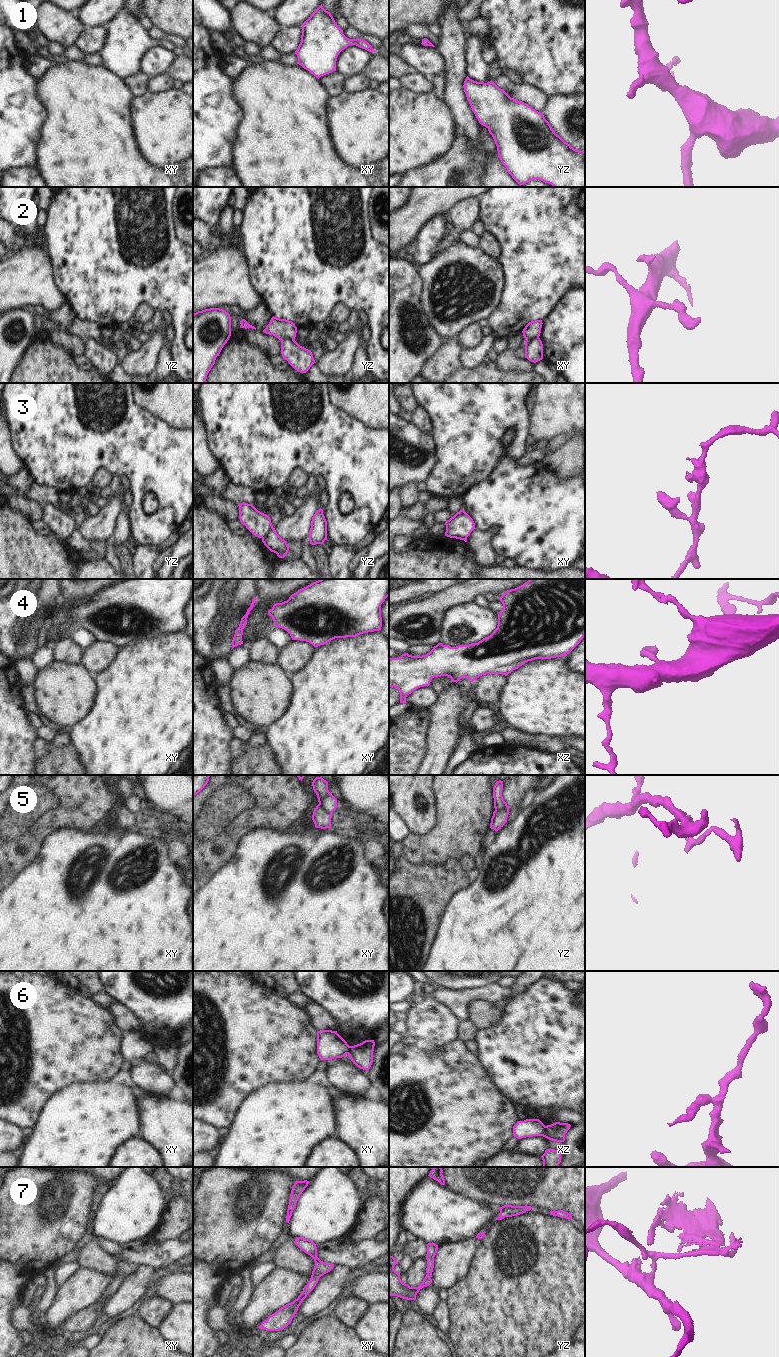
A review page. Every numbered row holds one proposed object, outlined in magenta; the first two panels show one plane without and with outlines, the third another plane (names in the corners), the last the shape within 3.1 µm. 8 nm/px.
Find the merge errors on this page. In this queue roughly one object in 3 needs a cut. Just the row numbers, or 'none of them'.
2, 3, 5, 6.

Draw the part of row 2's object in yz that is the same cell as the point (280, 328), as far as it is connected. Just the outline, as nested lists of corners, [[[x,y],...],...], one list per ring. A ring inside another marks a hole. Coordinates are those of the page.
[[[273,316],[263,332],[273,335],[279,340],[285,337],[294,339],[296,337],[297,327],[292,321]]]

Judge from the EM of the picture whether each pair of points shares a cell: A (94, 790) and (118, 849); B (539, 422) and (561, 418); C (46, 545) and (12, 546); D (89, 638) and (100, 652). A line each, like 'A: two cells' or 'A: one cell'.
A: two cells
B: one cell
C: one cell
D: two cells

